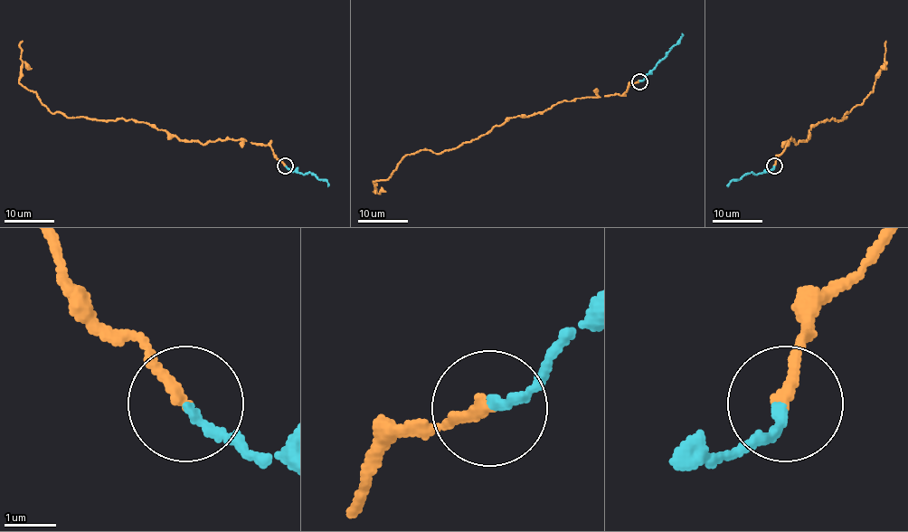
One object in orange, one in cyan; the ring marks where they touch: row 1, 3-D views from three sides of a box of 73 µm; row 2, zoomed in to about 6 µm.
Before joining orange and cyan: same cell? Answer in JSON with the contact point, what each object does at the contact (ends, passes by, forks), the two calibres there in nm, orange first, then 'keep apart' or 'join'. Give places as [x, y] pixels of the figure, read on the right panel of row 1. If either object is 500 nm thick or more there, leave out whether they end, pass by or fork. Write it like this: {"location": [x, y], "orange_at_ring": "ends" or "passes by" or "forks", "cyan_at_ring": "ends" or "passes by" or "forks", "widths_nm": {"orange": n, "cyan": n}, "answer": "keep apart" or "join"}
{"location": [774, 166], "orange_at_ring": "ends", "cyan_at_ring": "ends", "widths_nm": {"orange": 200, "cyan": 180}, "answer": "join"}

